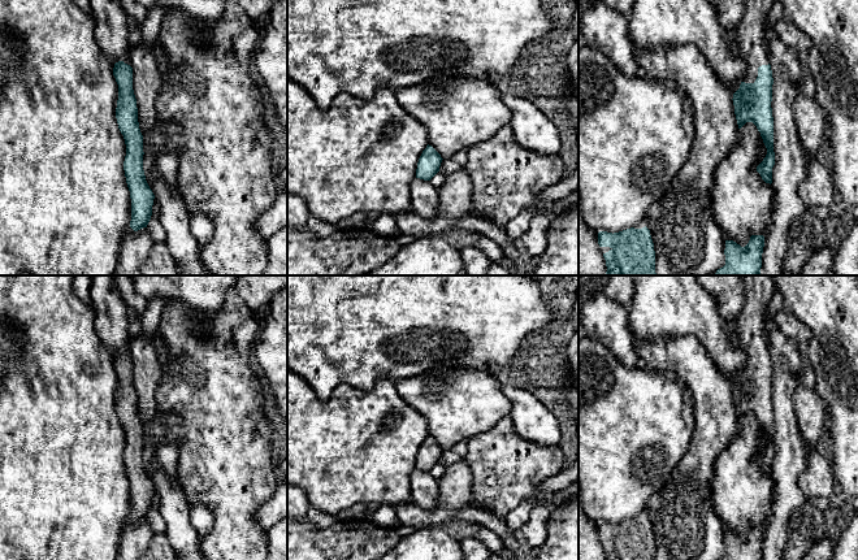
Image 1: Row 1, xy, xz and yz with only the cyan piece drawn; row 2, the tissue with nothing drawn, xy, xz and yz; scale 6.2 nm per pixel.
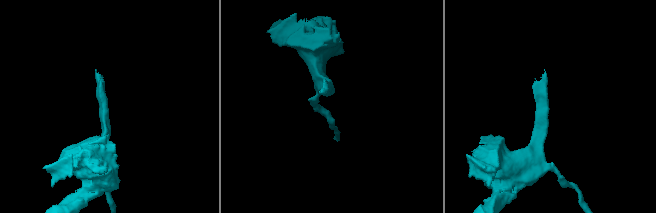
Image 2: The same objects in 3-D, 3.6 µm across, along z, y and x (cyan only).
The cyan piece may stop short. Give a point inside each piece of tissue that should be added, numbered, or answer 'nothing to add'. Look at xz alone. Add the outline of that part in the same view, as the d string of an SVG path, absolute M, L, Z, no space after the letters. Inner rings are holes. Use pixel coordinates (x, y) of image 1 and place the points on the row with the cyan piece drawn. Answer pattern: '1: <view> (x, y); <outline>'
nothing to add

